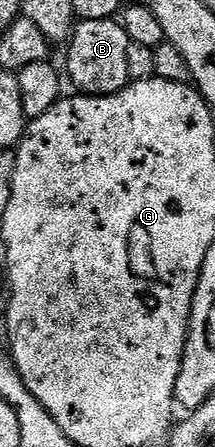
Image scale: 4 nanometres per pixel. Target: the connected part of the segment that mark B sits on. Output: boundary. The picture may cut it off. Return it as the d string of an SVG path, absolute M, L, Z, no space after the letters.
M117 18L84 19L75 26L66 51L66 71L72 82L78 86L77 90L83 95L114 95L130 86L132 80L128 73L128 45L131 43L129 33L125 31Z

